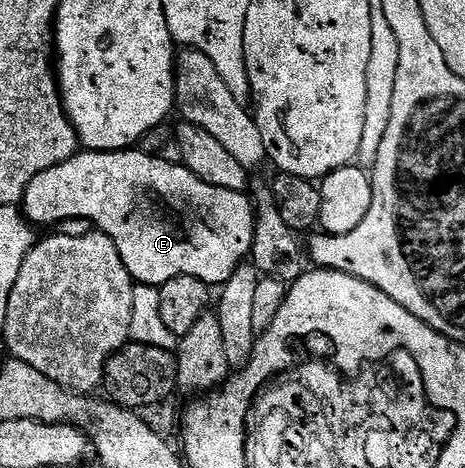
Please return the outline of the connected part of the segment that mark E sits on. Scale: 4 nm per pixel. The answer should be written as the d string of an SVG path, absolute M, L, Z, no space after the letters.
M123 150L121 152L79 151L77 156L68 158L68 162L60 162L56 166L52 166L52 170L44 170L44 174L36 174L36 178L32 178L32 182L28 182L28 190L22 195L20 208L25 219L34 226L39 226L38 224L58 226L64 220L89 220L97 231L103 232L108 238L112 238L112 242L116 242L116 250L120 250L120 258L124 258L124 266L128 266L128 274L138 284L160 286L177 276L191 276L192 278L200 278L205 284L211 286L223 286L249 257L254 237L254 204L246 192L224 190L220 186L212 186L208 182L196 178L196 174L192 174L192 170L188 170L185 164L173 165L162 160L159 155L149 156L148 153L137 150Z

